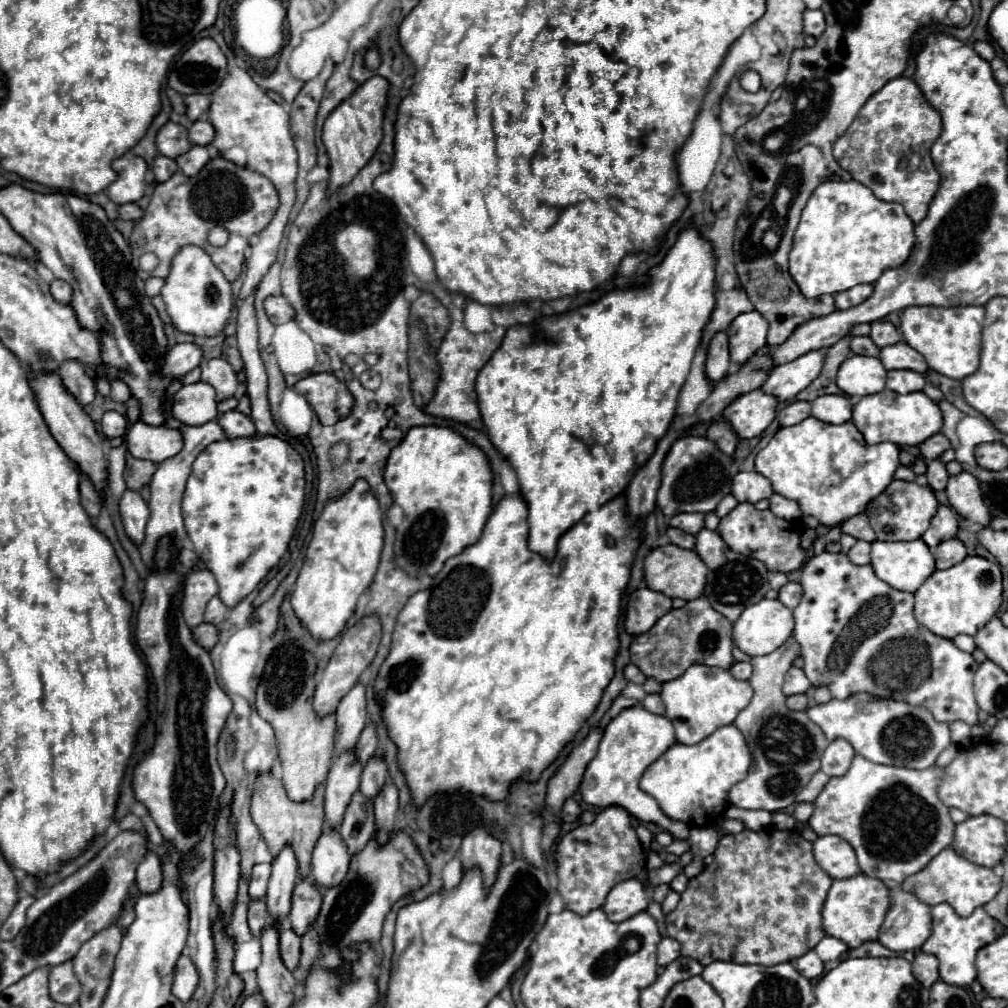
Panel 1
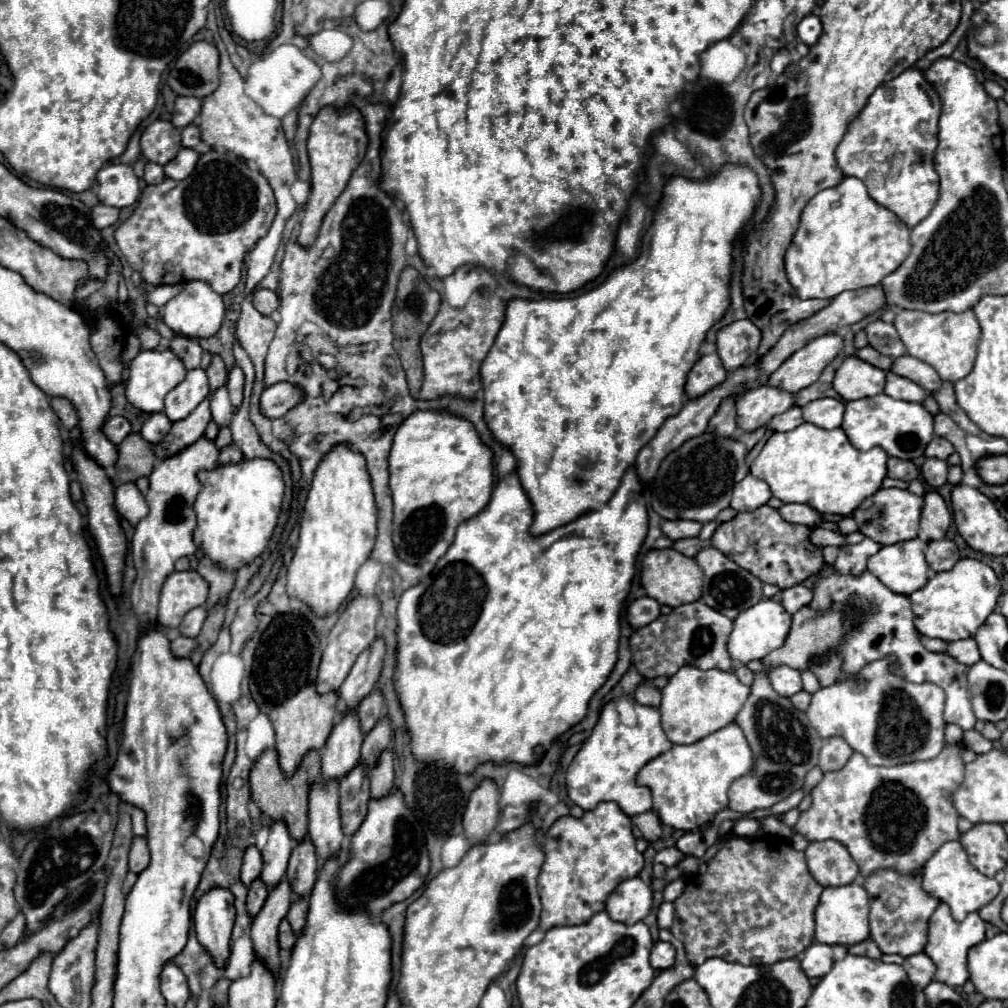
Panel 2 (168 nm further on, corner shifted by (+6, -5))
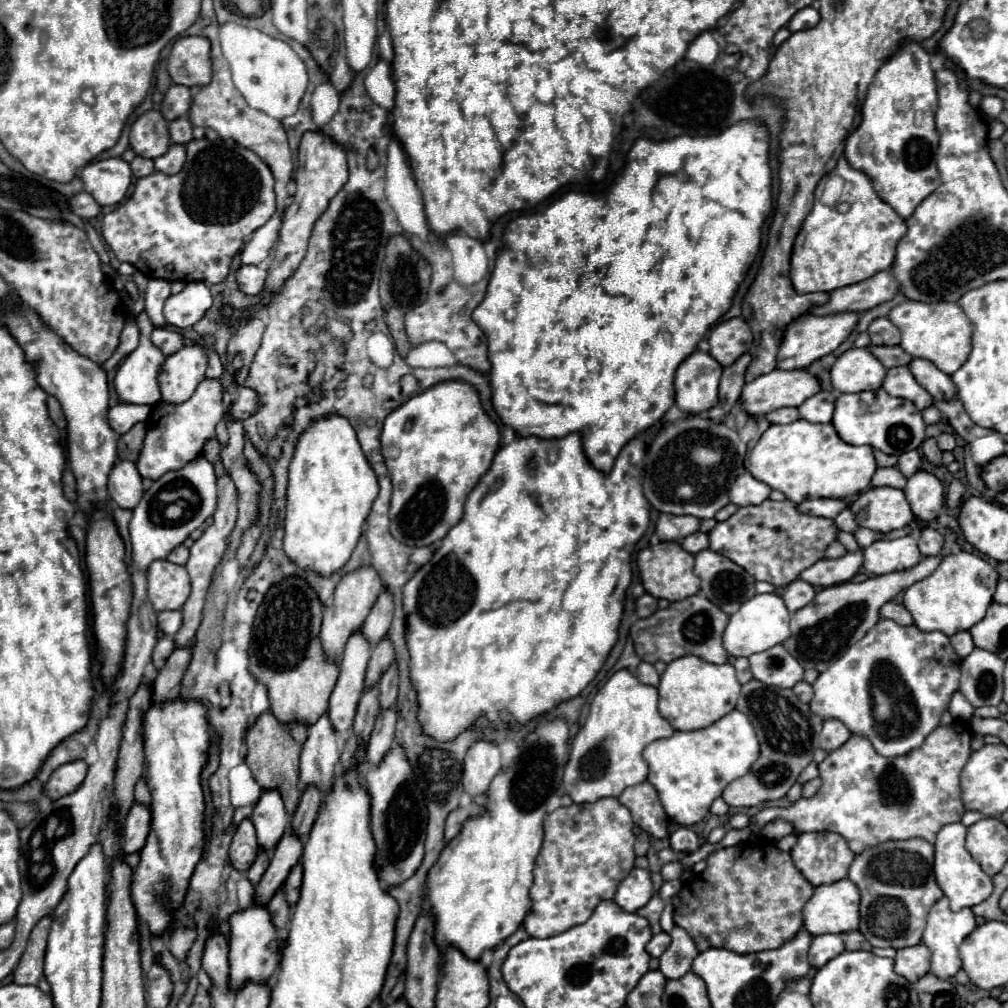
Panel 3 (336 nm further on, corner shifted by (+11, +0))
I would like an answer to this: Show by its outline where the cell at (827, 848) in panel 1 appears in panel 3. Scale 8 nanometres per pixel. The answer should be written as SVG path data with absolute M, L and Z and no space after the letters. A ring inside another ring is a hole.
M812 831L812 833L798 833L798 841L790 851L796 869L814 885L828 885L844 879L848 875L848 867L854 861L854 853L848 849L846 841L838 833L830 831Z

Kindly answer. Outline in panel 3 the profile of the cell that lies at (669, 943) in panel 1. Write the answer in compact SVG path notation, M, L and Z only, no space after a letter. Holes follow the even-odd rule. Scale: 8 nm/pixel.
M658 933L658 935L654 935L652 939L650 939L650 943L646 945L646 951L652 955L652 957L660 957L664 951L666 951L666 947L670 945L670 935L668 933Z

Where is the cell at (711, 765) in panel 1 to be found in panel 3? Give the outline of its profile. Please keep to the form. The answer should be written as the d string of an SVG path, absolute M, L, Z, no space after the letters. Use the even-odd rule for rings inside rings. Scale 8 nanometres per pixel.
M730 711L714 725L696 731L674 731L668 739L656 739L644 749L644 759L650 767L648 781L656 787L662 807L678 825L694 825L702 821L724 787L746 775L760 755L760 745L752 723L740 711Z

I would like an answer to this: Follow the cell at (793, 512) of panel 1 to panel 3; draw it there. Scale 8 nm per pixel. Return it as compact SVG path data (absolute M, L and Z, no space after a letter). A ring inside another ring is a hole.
M806 499L806 501L800 503L798 509L802 513L810 513L810 515L834 519L846 507L848 507L848 503L844 499Z

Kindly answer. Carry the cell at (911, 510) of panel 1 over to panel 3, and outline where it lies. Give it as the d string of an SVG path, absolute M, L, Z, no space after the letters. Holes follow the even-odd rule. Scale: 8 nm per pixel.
M872 487L850 505L860 527L890 533L906 527L914 515L904 491L894 487Z

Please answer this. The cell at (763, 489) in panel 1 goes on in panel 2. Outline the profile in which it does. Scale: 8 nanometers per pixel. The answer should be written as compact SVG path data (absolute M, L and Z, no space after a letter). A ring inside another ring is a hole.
M747 474L745 480L735 484L733 498L731 498L731 508L737 510L737 512L755 510L755 508L767 504L769 498L771 498L771 490L769 490L767 482L757 480L755 476Z

